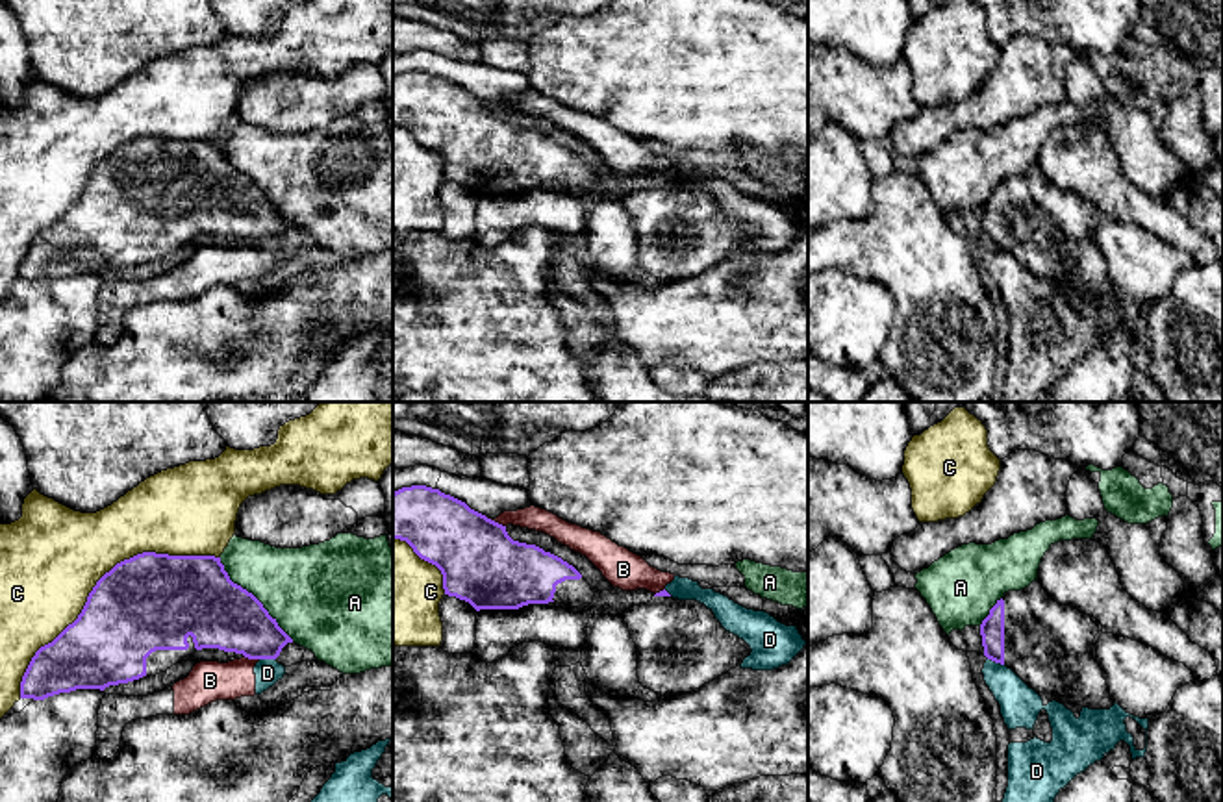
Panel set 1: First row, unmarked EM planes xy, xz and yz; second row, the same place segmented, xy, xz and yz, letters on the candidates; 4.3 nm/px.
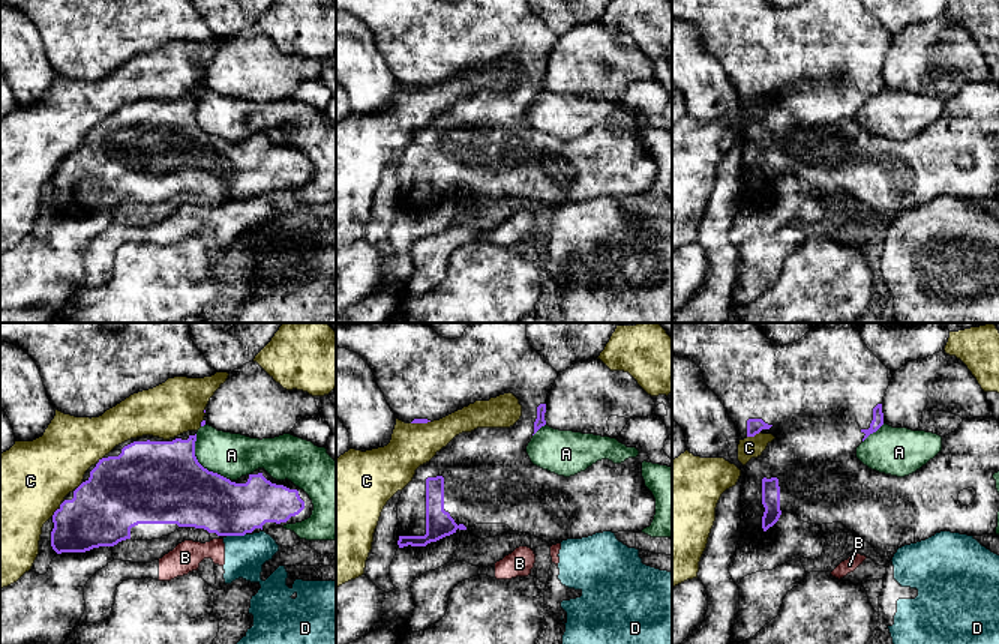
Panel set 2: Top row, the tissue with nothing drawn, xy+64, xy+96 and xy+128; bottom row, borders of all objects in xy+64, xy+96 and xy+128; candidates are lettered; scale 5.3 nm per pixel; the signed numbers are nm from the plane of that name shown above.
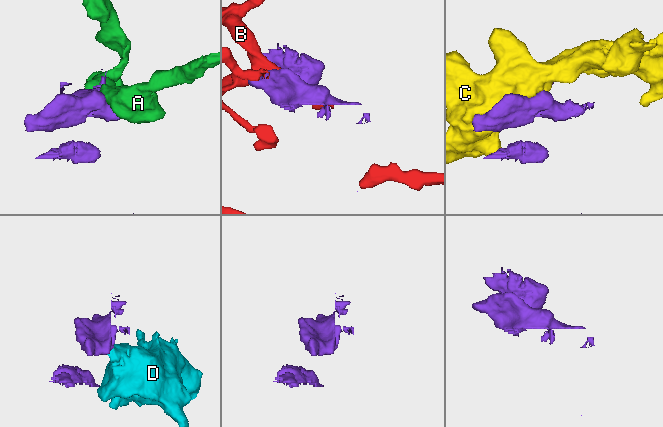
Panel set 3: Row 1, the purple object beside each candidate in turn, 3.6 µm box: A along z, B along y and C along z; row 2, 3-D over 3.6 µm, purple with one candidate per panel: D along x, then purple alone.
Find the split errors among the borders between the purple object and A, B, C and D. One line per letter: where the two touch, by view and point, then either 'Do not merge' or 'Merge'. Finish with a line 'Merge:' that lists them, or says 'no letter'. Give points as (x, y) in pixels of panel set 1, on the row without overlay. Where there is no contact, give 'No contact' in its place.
A: Touches purple at xy (254, 182). Do not merge
B: Touches purple at xz (497, 108). Do not merge
C: Touches purple at xy (97, 167). Do not merge
D: Touches purple at xy (267, 243). Do not merge
Merge: no letter

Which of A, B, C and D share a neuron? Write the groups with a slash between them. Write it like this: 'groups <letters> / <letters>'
groups A / B D / C

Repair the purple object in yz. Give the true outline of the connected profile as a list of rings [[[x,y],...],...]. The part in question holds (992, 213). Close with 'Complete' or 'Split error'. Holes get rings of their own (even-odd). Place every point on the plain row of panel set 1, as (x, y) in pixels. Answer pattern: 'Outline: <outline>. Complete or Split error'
Outline: [[[1040,165],[1021,176],[1004,178],[980,209],[988,244],[1012,254],[1041,282],[1043,291],[1056,285],[1071,294],[1077,304],[1084,293],[1110,294],[1114,291],[1101,250],[1091,239],[1091,228],[1097,219],[1099,211],[1090,200],[1054,187]]]. Split error

